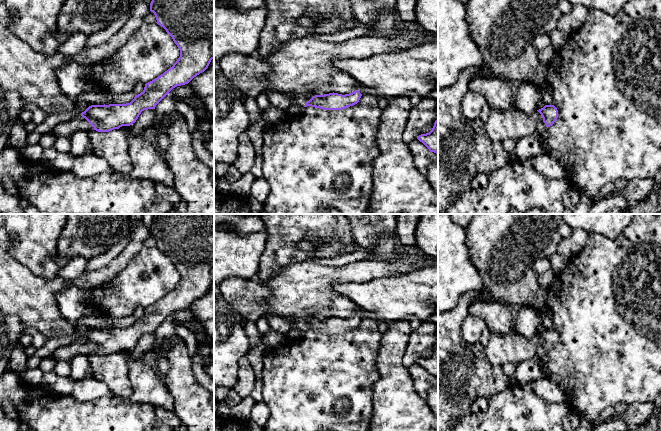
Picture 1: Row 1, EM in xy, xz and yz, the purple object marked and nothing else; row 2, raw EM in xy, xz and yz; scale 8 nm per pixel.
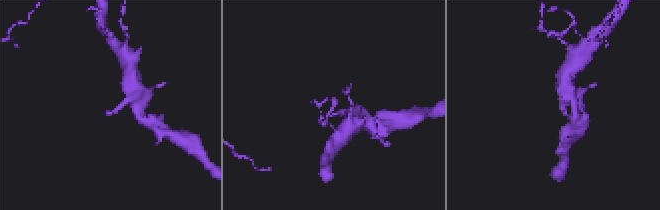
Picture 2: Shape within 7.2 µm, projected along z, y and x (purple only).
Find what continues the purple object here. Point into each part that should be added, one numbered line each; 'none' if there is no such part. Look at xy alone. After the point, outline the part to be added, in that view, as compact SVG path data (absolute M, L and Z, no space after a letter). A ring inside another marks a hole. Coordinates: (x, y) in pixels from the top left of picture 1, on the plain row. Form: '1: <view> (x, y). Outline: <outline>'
1: xy (66, 353). Outline: M76 340L68 345L56 349L51 357L56 361L63 360L71 362L71 360L79 354L89 356L94 354L94 351L92 351L91 348L82 340Z

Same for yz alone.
1: yz (540, 349). Outline: M537 345L536 346L536 356L543 357L547 354L547 351L543 345Z

